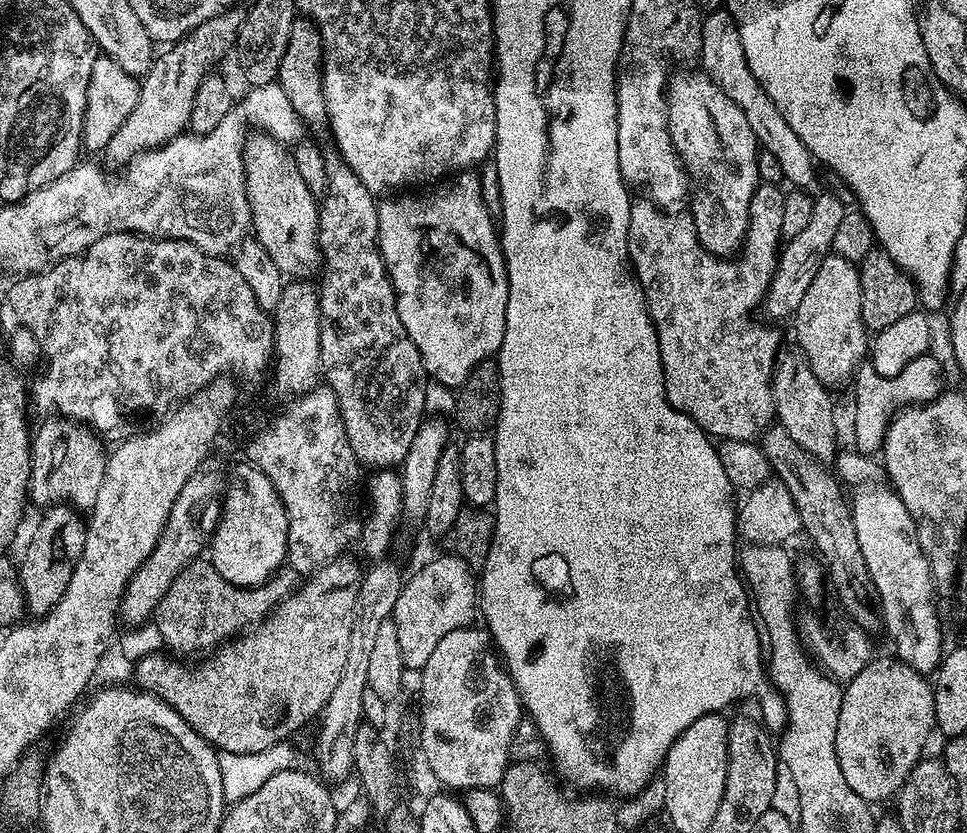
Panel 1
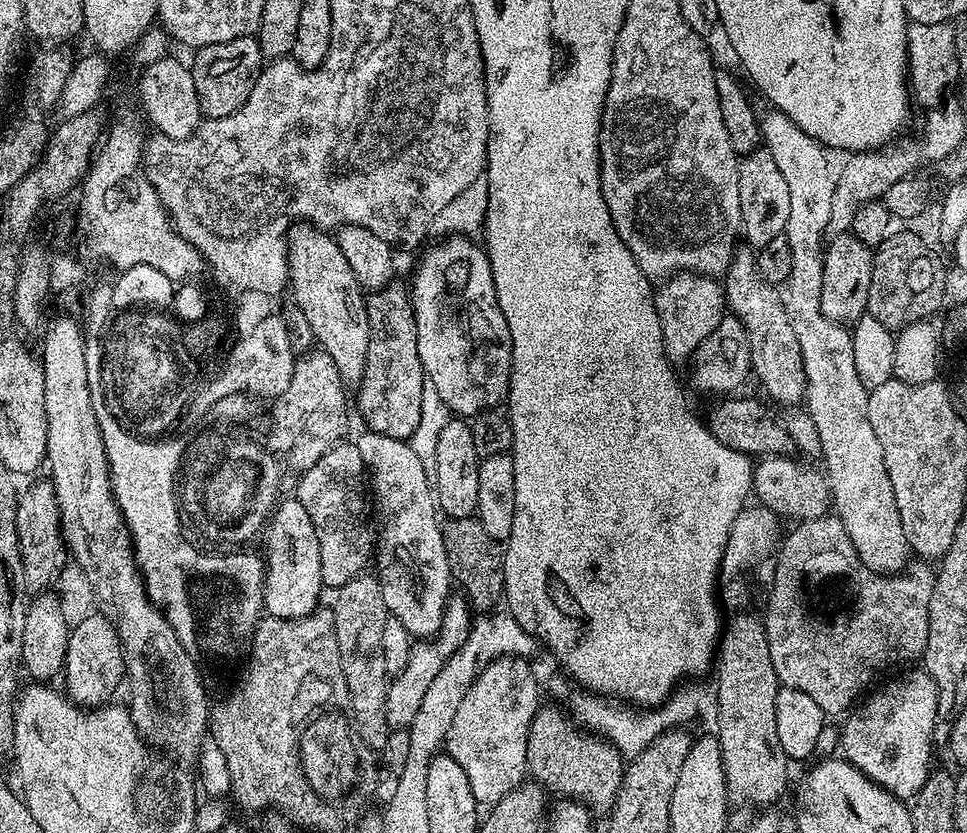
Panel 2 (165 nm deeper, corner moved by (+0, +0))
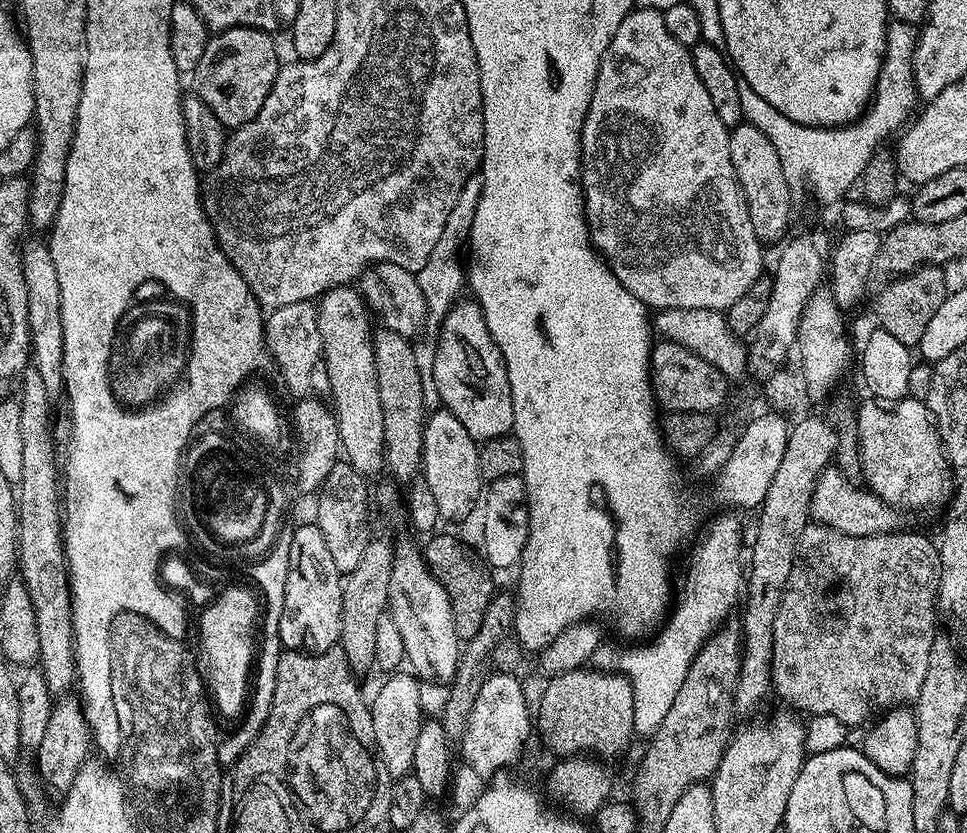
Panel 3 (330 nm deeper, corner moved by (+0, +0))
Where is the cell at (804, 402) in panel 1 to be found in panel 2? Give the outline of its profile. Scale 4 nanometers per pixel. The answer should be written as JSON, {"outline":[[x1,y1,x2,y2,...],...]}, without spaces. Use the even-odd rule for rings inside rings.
{"outline":[[737,247,732,254,732,261,722,280,724,298,731,315,737,316,744,324,746,334,750,338,752,351,752,372,760,379,765,392,781,406,800,406,805,403,808,394,806,382,806,366,802,364,802,346,798,346,798,337,794,335,794,326,790,326,790,314,786,314,786,306,781,289,770,283,756,265,756,252,753,249]]}

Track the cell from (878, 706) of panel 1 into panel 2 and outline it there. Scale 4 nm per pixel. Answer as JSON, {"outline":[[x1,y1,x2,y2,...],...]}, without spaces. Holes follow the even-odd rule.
{"outline":[[917,668,865,697,843,728,843,757,892,796,912,800,932,771,930,758,937,720,937,687,927,671]]}

